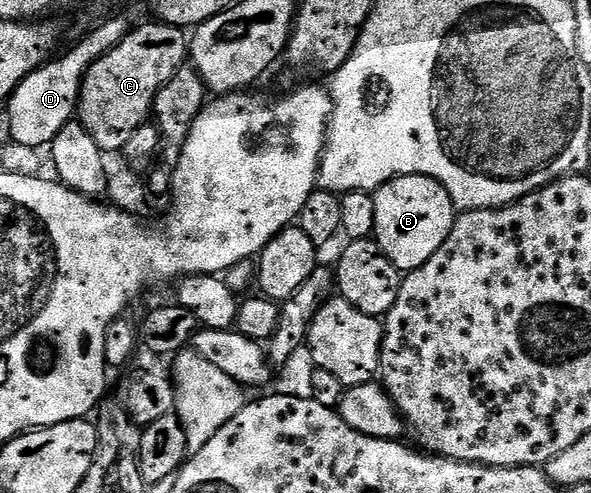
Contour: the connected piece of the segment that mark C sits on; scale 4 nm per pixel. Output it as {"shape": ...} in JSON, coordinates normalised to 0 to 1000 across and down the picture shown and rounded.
{"shape":[[[276,45],[255,47],[239,57],[225,55],[212,81],[166,118],[142,152],[132,249],[147,264],[152,280],[159,280],[159,288],[166,288],[178,312],[201,310],[213,288],[220,288],[227,264],[252,249],[267,183],[274,183],[274,174],[281,174],[281,166],[288,166],[320,120],[321,81],[313,59]]]}

